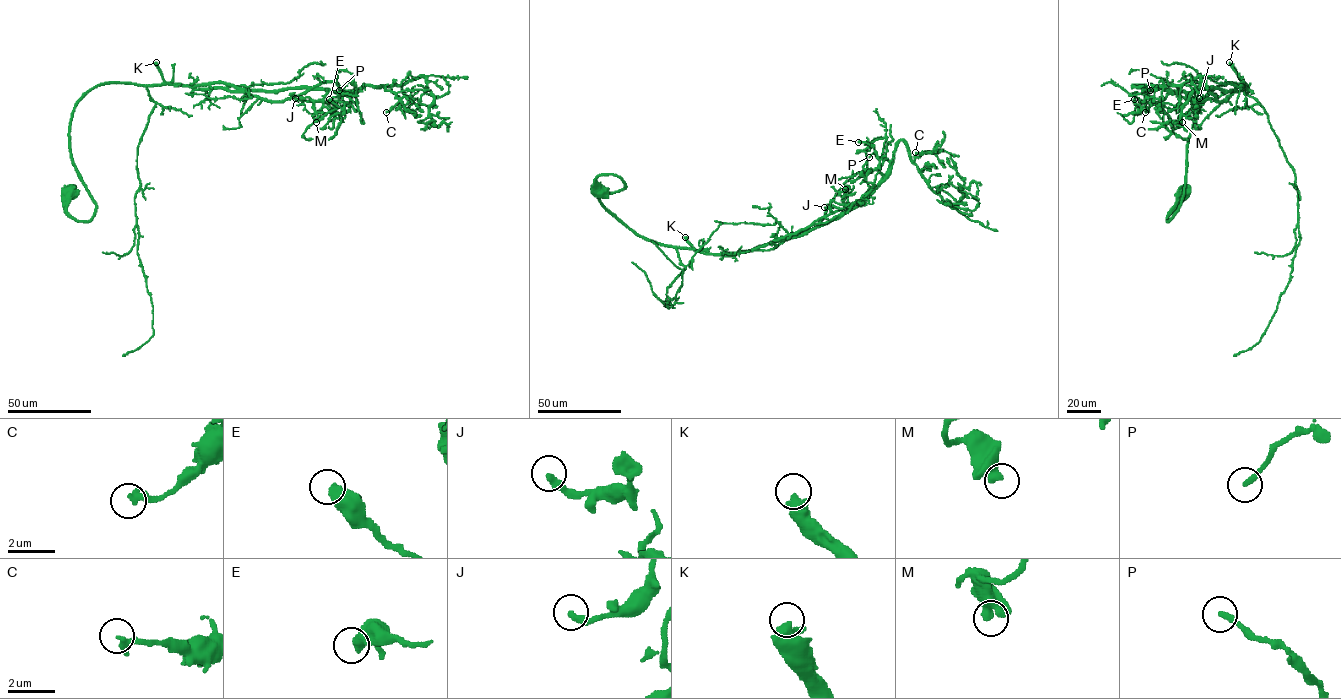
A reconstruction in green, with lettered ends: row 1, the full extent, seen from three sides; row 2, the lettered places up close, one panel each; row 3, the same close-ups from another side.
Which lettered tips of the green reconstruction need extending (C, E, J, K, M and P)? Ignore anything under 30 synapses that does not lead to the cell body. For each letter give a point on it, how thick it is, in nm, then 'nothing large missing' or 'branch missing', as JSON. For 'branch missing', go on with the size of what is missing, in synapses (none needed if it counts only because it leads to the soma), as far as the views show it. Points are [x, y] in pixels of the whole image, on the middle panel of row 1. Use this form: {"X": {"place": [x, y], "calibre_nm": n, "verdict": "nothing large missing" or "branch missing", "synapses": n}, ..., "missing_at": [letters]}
{"C": {"place": [915, 152], "calibre_nm": 320, "verdict": "nothing large missing"}, "E": {"place": [858, 142], "calibre_nm": 550, "verdict": "nothing large missing"}, "J": {"place": [824, 207], "calibre_nm": 300, "verdict": "nothing large missing"}, "K": {"place": [685, 237], "calibre_nm": 550, "verdict": "branch missing", "synapses": 350}, "M": {"place": [845, 189], "calibre_nm": 500, "verdict": "nothing large missing"}, "P": {"place": [869, 157], "calibre_nm": 240, "verdict": "nothing large missing"}, "missing_at": ["K"]}

